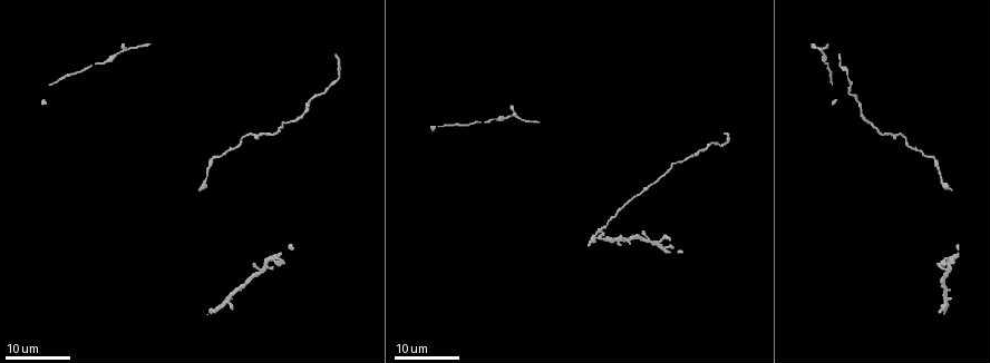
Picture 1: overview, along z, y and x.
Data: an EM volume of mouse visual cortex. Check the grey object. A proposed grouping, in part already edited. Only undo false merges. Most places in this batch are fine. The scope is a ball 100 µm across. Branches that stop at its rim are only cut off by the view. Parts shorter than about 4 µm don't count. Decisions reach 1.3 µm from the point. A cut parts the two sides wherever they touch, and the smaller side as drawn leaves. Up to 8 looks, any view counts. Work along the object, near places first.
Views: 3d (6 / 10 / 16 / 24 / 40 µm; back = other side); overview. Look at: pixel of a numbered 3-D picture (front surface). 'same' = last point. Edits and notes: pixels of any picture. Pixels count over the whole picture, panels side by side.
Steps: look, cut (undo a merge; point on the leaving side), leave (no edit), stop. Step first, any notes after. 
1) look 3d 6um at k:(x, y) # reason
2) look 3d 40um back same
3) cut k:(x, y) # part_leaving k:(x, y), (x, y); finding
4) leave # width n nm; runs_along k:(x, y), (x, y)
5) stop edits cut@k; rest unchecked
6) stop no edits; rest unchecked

look 3d 24um at 1:(727, 143) # thin neck

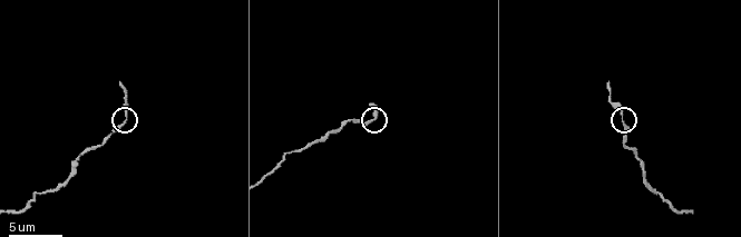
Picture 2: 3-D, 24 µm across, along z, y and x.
look 3d 6um at 2:(622, 122) # closer look

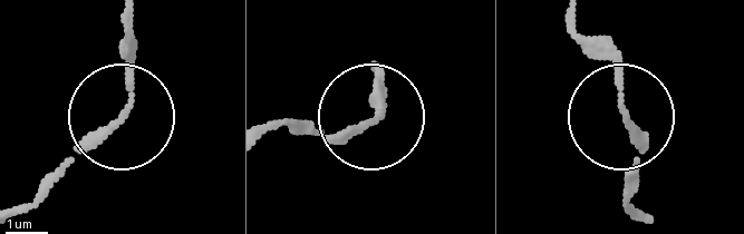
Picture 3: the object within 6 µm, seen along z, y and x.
leave # runs_along 3:(22, 210), (125, 103), (129, 21); one neuron here

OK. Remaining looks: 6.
look 3d 24um at 1:(117, 54) # calibre changes

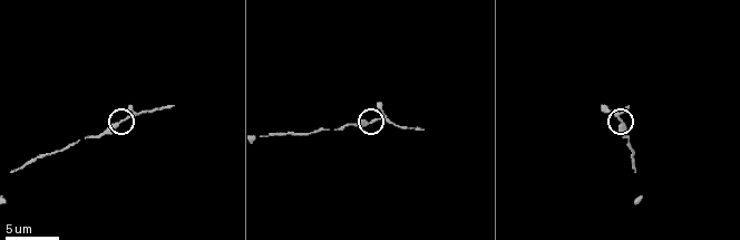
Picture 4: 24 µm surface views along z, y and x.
look 3d 10um at 4:(123, 121) # closer look

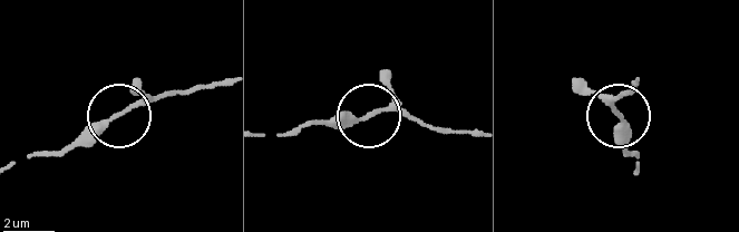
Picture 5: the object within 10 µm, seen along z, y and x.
leave # one neuron here

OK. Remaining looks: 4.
look 3d 6um at 4:(626, 105) # thick turns thin

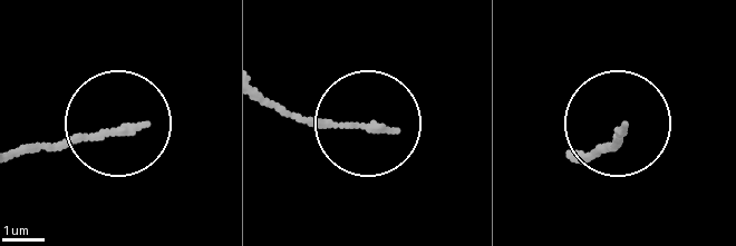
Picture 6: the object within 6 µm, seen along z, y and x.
look 3d 6um back at 6:(376, 127)

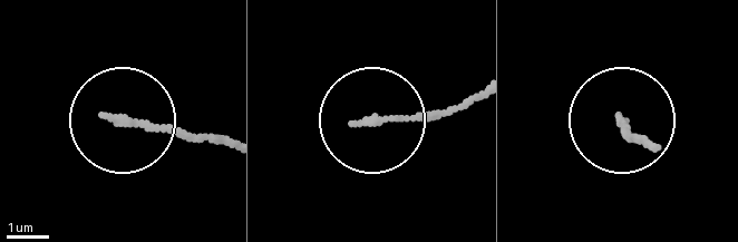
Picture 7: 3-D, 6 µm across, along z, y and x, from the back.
leave # continuous, no second neuron

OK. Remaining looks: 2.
look 3d 24um at 1:(247, 135)

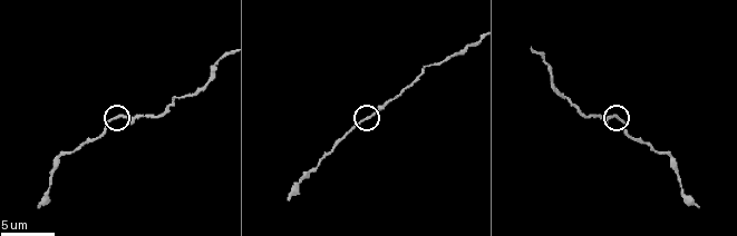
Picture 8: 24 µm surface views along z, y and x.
look 3d 10um at 8:(365, 121)

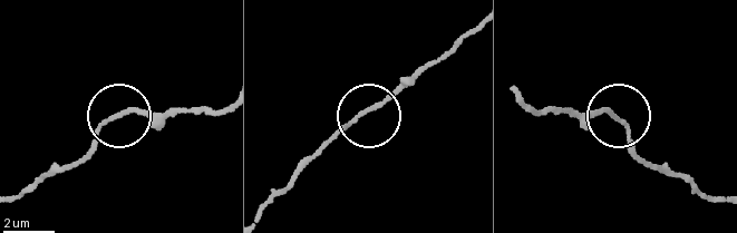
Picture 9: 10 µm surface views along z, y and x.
leave # all the same neuron

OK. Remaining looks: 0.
stop no edits; rest unchecked

